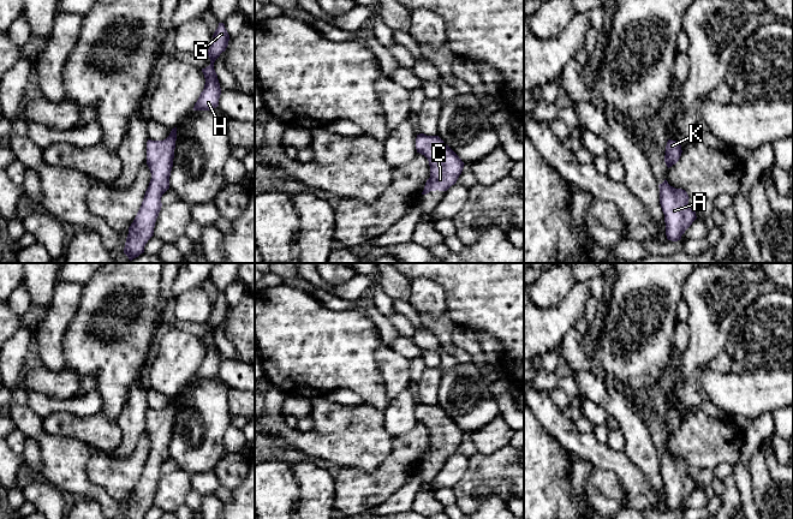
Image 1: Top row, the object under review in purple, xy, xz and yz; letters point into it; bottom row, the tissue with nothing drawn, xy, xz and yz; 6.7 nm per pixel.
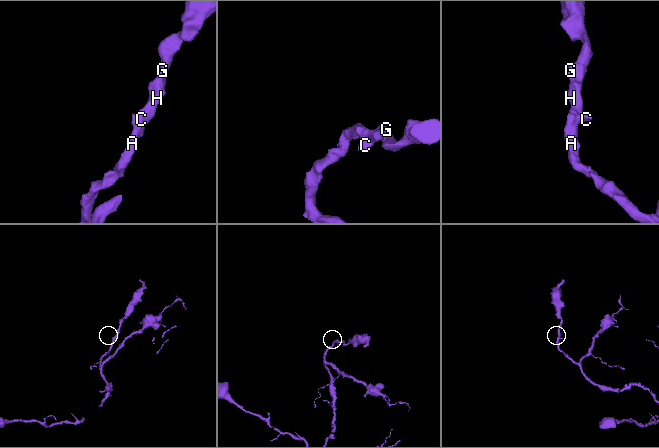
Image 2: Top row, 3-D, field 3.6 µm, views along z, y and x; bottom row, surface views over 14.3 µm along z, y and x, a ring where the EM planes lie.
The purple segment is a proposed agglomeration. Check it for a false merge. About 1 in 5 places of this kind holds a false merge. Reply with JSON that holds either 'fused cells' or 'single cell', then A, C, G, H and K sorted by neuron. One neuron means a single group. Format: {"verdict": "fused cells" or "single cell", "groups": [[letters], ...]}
{"verdict": "single cell", "groups": [["A", "C", "G", "H", "K"]]}

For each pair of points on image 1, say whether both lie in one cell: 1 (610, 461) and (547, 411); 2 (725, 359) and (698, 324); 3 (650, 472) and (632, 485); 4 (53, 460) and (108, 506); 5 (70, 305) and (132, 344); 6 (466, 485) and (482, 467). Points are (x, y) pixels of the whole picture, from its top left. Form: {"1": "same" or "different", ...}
{"1": "same", "2": "different", "3": "different", "4": "same", "5": "different", "6": "same"}

